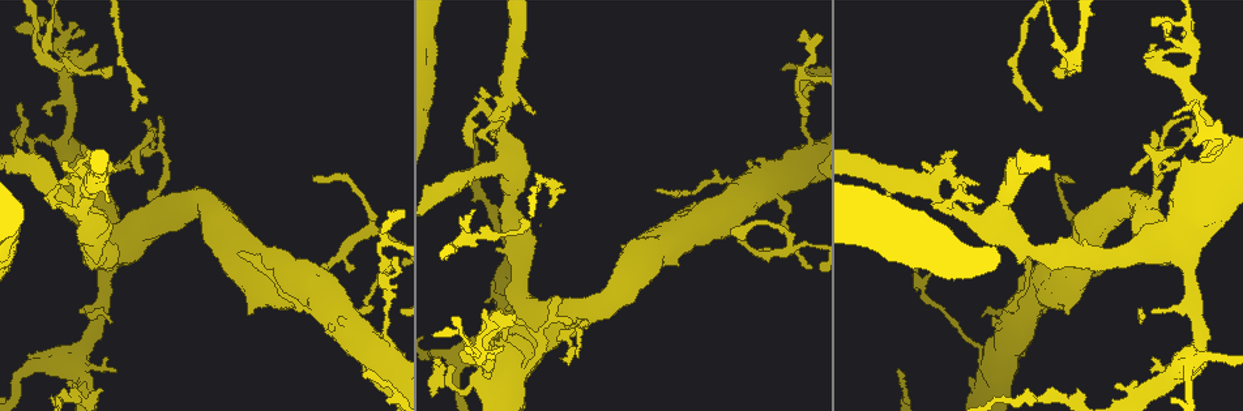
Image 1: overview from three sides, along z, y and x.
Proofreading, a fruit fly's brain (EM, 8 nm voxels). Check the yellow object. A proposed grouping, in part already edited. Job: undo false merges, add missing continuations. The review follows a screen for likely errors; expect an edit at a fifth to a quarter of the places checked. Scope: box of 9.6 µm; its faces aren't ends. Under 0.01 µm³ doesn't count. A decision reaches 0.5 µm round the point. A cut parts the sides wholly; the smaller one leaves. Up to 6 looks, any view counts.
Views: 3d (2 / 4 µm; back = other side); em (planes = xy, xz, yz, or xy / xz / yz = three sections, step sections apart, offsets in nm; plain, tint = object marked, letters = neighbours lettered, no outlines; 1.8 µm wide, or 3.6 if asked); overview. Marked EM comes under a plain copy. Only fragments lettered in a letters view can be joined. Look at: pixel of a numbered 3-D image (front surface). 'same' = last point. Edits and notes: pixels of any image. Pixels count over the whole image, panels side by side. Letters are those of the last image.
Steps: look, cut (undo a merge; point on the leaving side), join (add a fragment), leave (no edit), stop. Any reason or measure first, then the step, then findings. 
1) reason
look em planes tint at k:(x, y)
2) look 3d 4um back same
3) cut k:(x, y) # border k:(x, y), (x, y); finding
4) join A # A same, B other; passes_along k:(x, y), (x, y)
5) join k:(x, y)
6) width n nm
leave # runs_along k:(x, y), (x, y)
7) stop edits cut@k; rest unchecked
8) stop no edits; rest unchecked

a fork
look 3d 2um at 1:(64, 77)

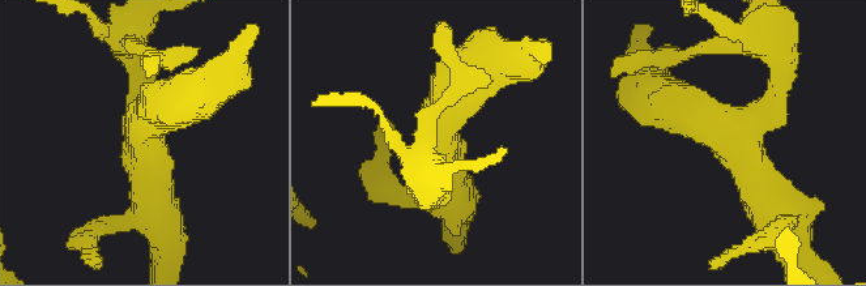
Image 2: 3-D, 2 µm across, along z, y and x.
need the tissue
look em planes letters at 2:(742, 139)

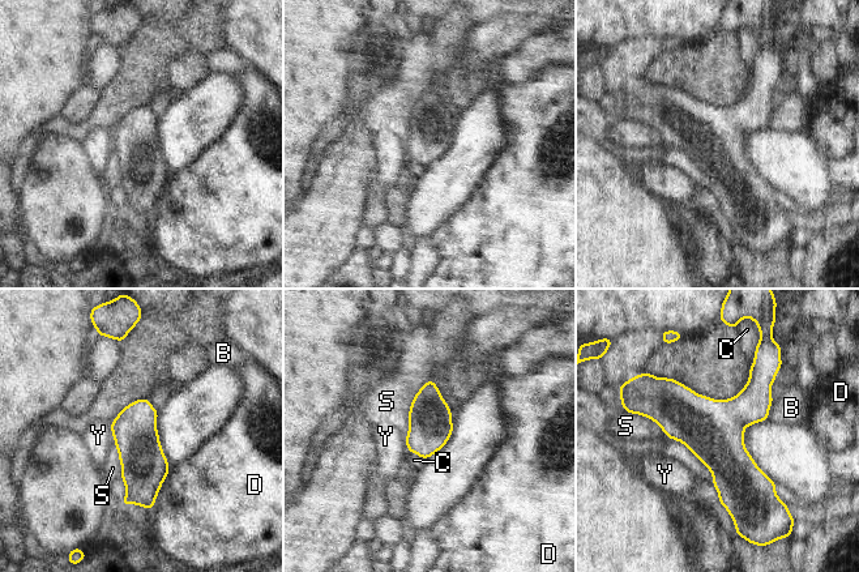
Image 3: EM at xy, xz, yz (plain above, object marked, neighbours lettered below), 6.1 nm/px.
width 260 nm
leave # B other, C other, D other, S other, Y other; border 3:(112, 434), (122, 477); continuous, no second cell

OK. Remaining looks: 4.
look em planes letters at 1:(579, 355)

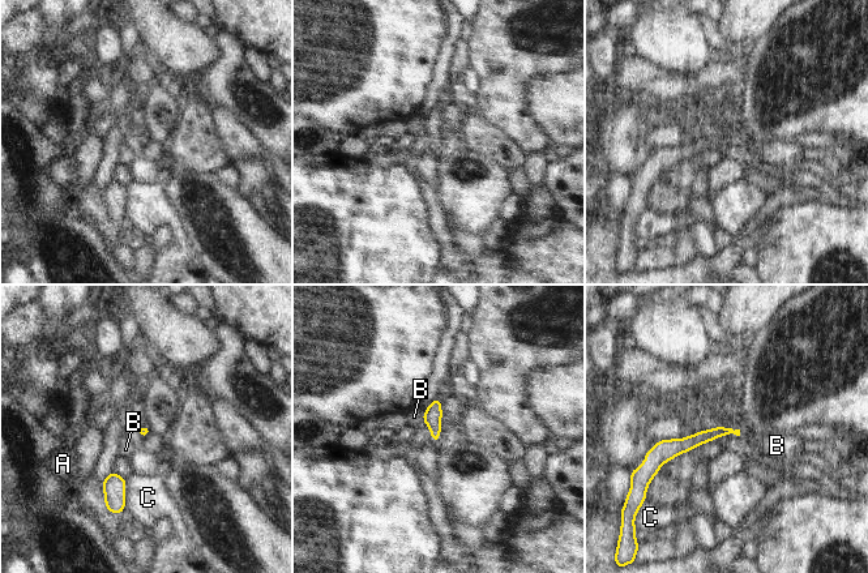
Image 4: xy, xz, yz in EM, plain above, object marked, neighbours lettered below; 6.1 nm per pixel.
leave # A other, B other, C other; border 4:(422, 413), (423, 419); none of them fits

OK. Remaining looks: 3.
three-way junction
look 3d 4um at 1:(787, 250)

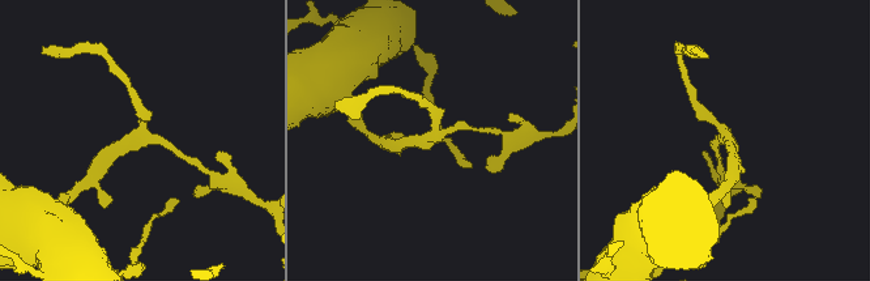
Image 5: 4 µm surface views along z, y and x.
now the EM
look em 3.6um yz step 16 tint at 5:(434, 135)

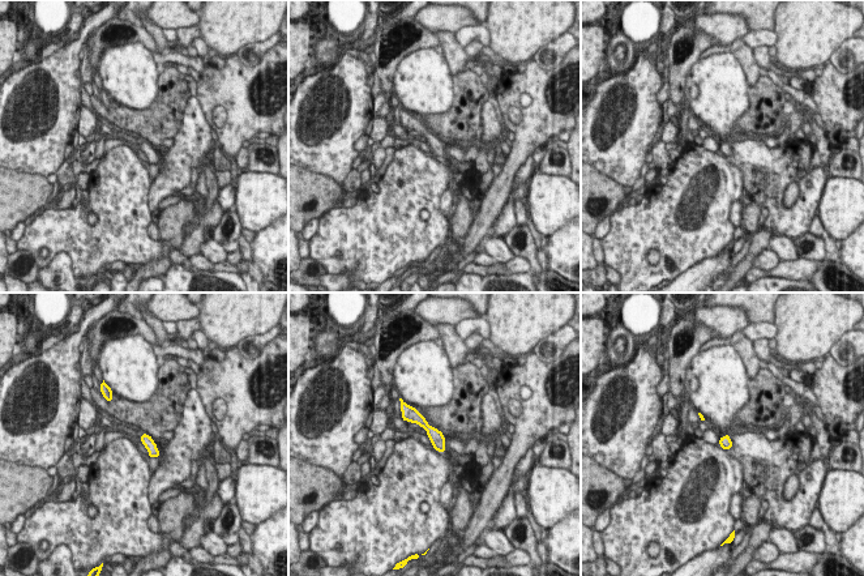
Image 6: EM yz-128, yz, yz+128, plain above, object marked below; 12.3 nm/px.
look em 3.6um planes letters same

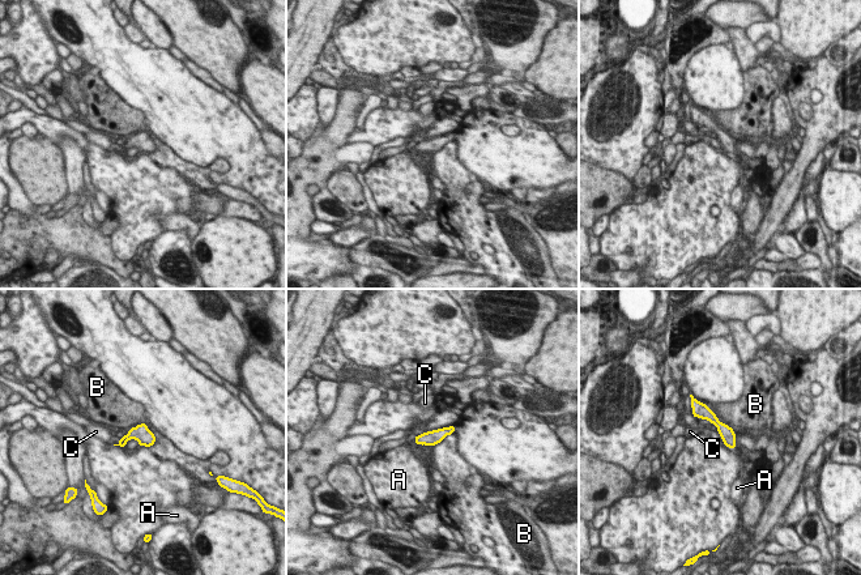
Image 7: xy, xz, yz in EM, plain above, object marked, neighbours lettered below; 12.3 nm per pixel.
leave # A other, B other, C other; runs_along 7:(702, 407), (727, 433), (732, 444); all the same cell

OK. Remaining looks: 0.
stop no edits; rest unchecked

